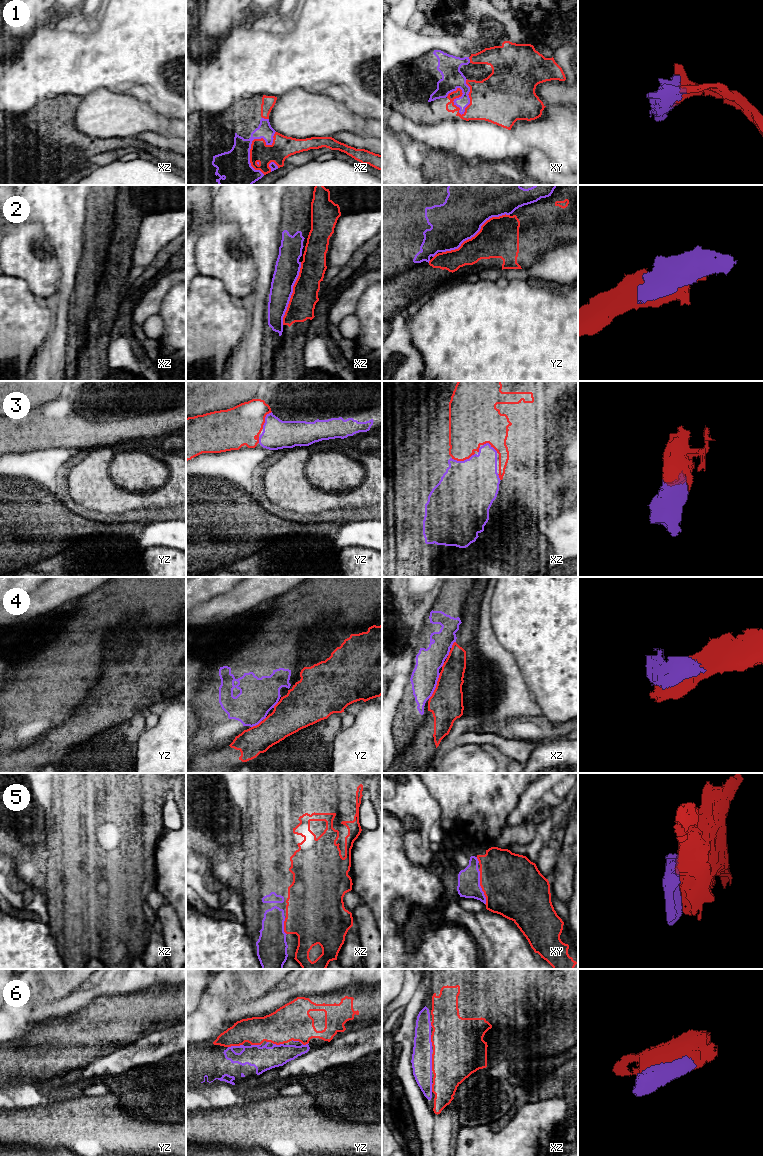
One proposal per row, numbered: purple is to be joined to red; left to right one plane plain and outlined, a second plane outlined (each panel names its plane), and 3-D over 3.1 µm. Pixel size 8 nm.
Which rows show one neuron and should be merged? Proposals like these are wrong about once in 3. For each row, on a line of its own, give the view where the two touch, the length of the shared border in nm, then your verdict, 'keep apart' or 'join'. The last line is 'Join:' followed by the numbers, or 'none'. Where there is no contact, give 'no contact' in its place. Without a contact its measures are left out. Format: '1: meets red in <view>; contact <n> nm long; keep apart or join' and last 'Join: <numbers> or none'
1: meets red in xy; contact 300 nm long; join
2: meets red in yz; contact 600 nm long; keep apart
3: meets red in xz; contact 200 nm long; join
4: meets red in xz; contact 220 nm long; keep apart
5: meets red in xy; contact 300 nm long; join
6: meets red in yz; contact 150 nm long; join
Join: 1, 3, 5, 6

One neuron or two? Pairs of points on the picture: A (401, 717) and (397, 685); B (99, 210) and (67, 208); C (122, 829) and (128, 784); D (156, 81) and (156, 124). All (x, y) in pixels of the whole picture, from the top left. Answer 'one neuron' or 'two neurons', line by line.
A: one neuron
B: two neurons
C: one neuron
D: two neurons

